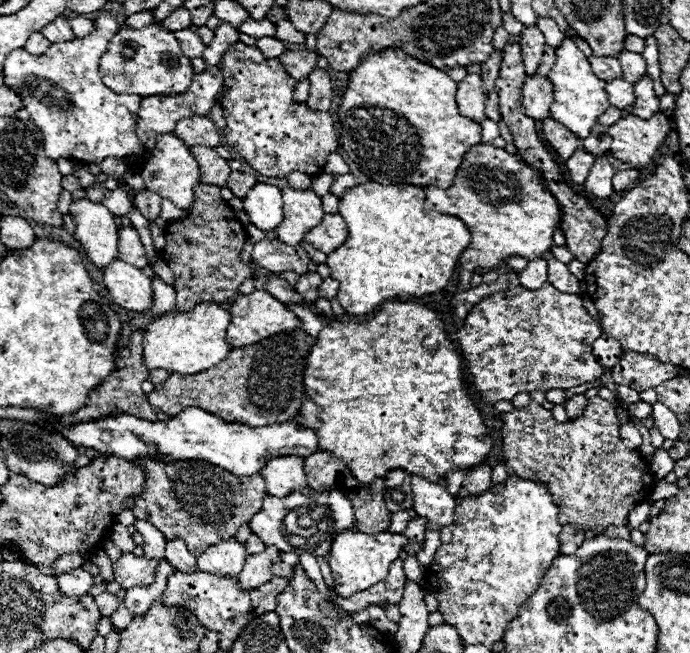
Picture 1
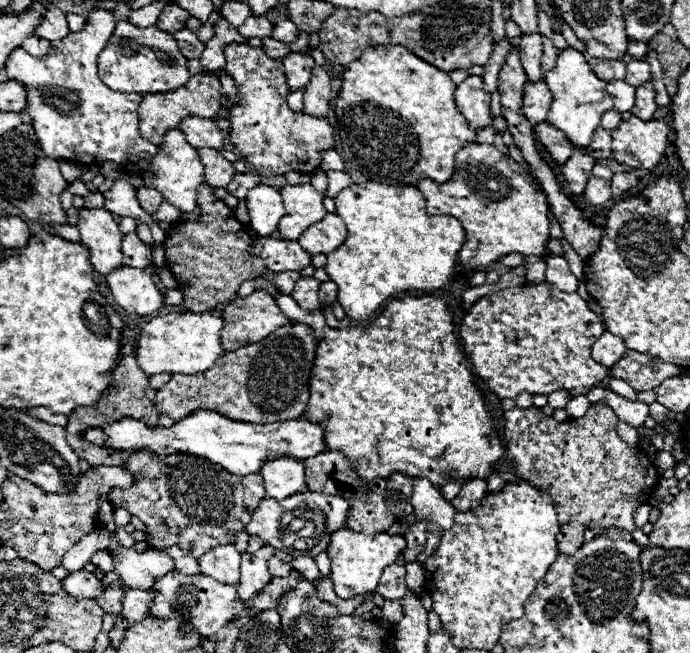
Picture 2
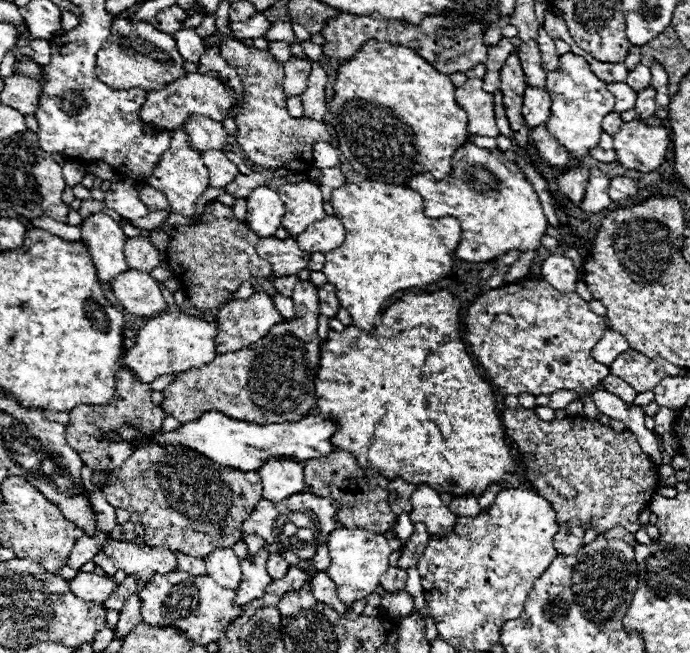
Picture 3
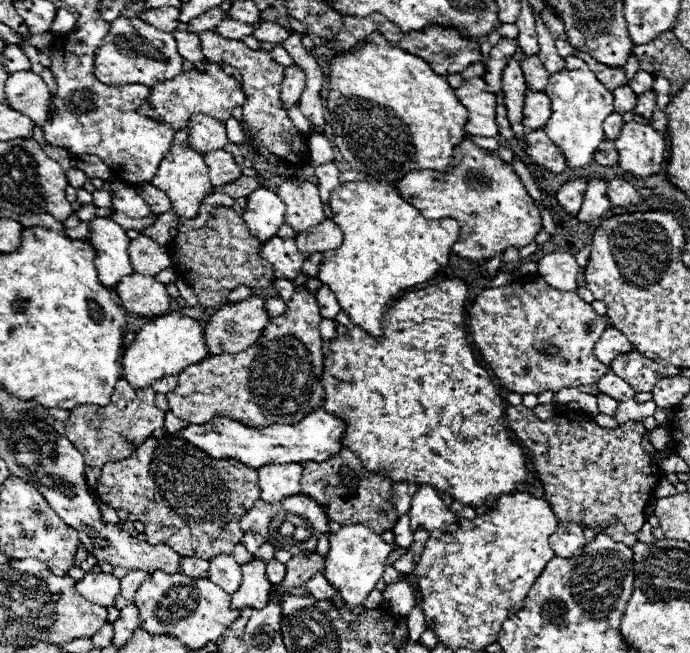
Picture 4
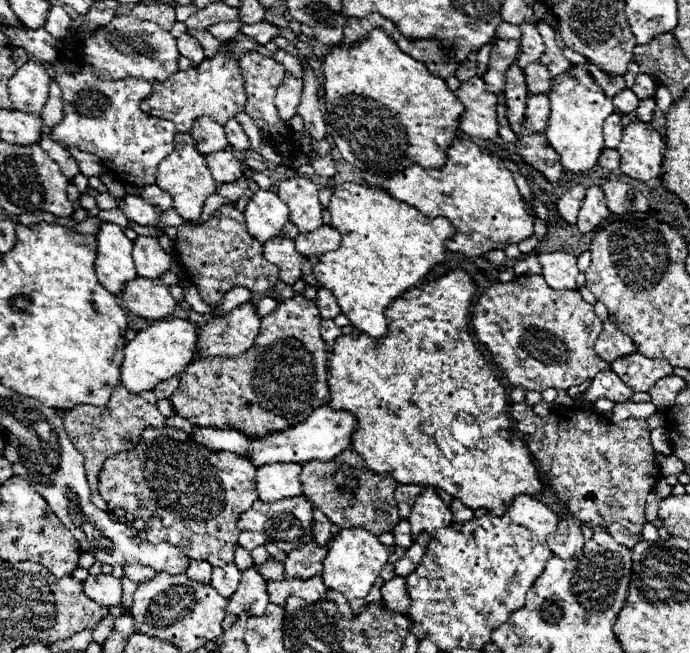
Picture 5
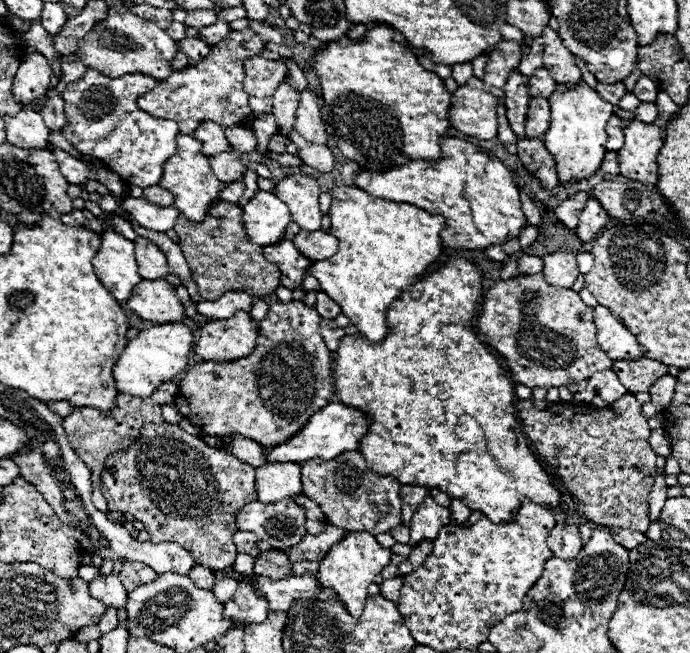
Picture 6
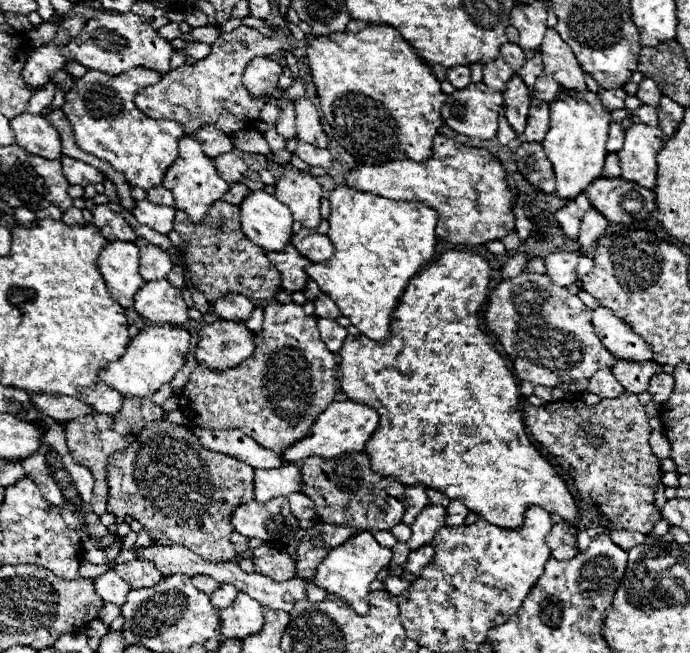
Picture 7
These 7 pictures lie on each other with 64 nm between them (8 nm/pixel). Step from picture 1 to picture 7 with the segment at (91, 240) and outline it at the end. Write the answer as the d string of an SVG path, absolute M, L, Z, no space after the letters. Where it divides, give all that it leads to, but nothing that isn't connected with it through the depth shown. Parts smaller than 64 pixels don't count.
M108 242L98 256L98 268L104 274L106 286L118 304L124 308L134 306L134 294L142 288L144 278L140 276L138 246L134 242Z

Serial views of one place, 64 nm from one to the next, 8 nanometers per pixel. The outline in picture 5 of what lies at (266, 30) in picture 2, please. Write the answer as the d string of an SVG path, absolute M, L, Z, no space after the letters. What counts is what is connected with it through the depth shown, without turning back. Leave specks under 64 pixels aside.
M220 22L220 24L206 28L206 32L210 32L214 38L224 42L224 40L230 40L232 36L236 36L240 32L240 24L238 22Z

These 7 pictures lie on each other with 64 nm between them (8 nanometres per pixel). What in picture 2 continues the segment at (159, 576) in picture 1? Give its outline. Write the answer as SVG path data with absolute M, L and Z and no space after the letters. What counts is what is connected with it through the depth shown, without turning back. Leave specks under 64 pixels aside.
M128 588L124 600L122 600L122 618L126 622L126 628L144 620L148 614L148 608L152 604L154 594L150 594L148 590L134 590Z

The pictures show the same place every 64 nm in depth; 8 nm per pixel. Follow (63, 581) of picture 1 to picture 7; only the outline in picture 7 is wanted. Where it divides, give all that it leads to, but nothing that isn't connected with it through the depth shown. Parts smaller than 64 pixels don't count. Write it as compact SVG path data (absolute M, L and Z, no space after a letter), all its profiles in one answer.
M108 570L106 574L98 576L94 580L94 588L96 588L98 596L102 596L102 600L112 602L116 606L122 606L126 602L128 592L132 590L130 584L126 580L122 580L114 570Z

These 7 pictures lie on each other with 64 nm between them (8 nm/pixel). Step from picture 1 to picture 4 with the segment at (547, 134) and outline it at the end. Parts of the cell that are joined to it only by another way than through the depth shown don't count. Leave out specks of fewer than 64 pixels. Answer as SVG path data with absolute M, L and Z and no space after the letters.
M534 130L524 140L526 140L526 156L530 158L530 162L546 168L552 174L562 174L564 172L564 168L568 166L566 158L550 142L550 138L546 136L544 130Z

